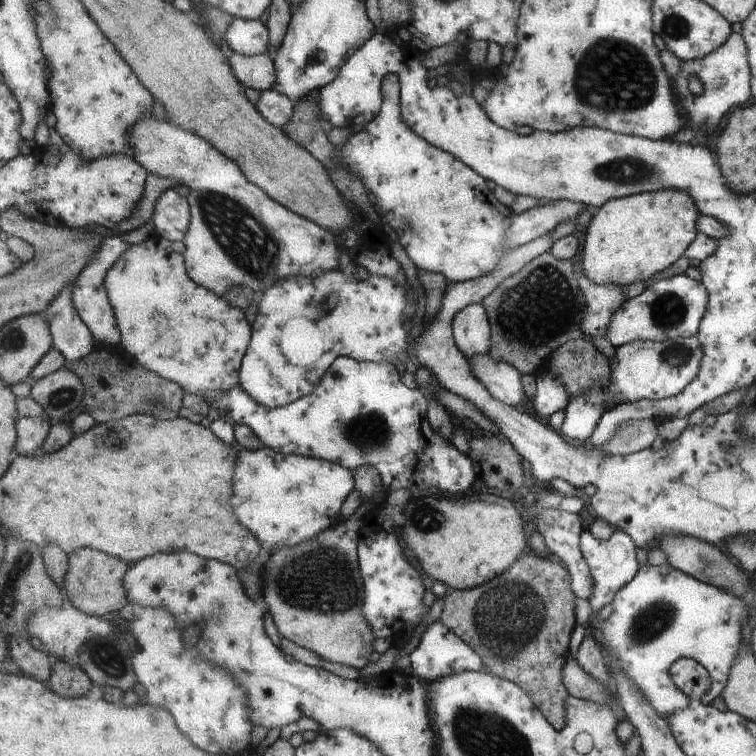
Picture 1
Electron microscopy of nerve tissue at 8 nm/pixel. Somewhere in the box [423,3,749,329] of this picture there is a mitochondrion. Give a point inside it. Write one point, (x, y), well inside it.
(614, 77)

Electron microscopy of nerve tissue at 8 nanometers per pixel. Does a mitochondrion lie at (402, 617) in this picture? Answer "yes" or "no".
no

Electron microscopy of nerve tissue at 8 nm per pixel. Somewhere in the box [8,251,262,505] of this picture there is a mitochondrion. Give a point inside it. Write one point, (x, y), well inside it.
(62, 396)

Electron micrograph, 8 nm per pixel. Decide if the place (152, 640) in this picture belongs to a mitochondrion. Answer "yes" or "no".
no

